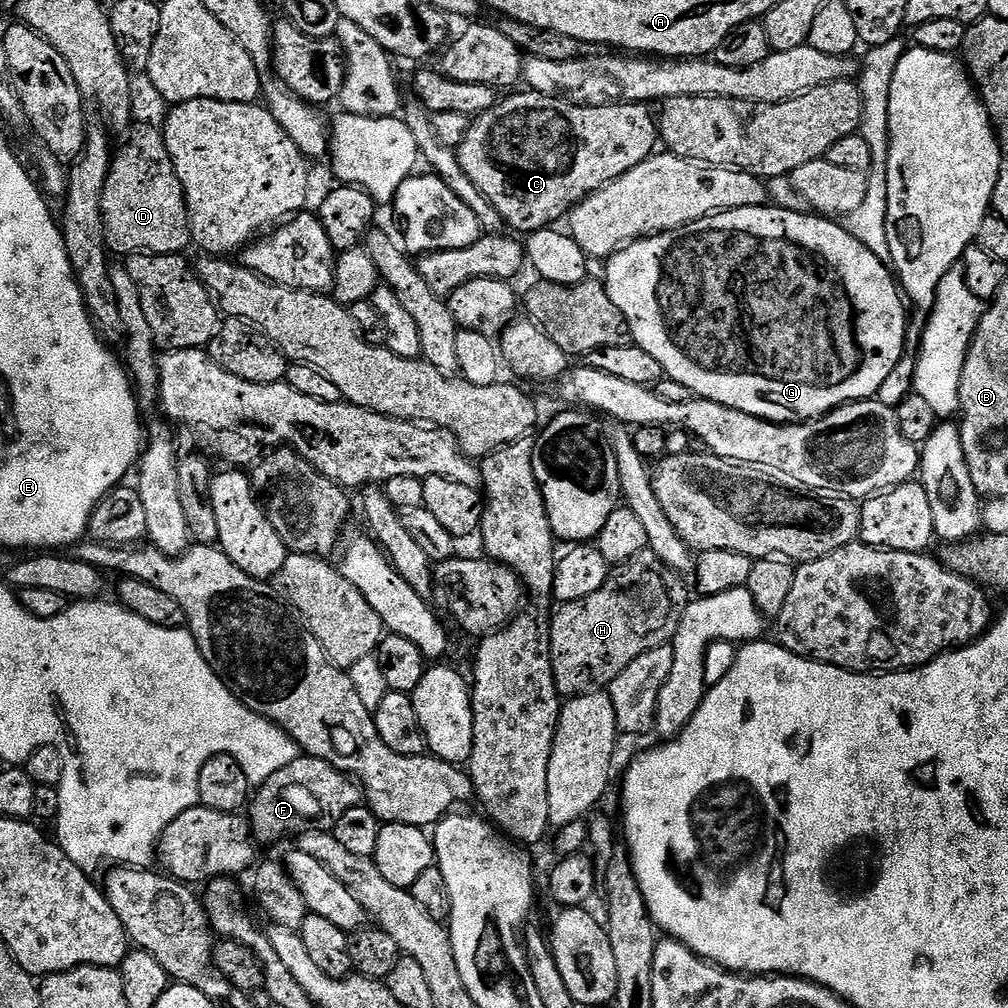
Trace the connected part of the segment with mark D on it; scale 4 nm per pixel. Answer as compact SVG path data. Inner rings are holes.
M136 126L127 133L124 145L115 149L112 165L102 190L102 222L104 242L109 253L130 256L174 256L183 253L187 244L193 243L193 221L190 219L188 198L184 194L184 184L172 165L170 150L166 150L164 133L159 128Z

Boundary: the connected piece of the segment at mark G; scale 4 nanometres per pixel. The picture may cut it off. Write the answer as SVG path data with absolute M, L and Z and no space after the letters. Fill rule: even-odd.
M775 206L730 208L717 212L714 216L708 216L705 220L688 224L684 228L677 228L675 232L659 232L657 236L647 236L645 240L635 240L627 248L621 248L615 255L607 257L602 283L604 289L610 294L610 302L614 302L614 306L618 306L618 310L623 314L627 331L632 331L633 338L631 337L631 339L634 341L635 347L646 350L646 354L650 354L650 358L654 358L654 362L658 362L664 367L664 375L667 379L686 386L687 390L692 392L693 397L709 400L710 402L718 402L730 410L738 410L742 414L748 414L759 420L768 420L772 424L804 424L807 420L816 420L820 416L825 416L827 412L832 412L835 408L841 408L843 404L853 404L856 400L873 399L878 386L882 386L882 382L886 382L886 377L890 375L890 370L894 370L894 366L898 366L900 357L905 355L906 352L904 340L906 341L909 322L906 312L904 316L906 300L898 287L897 277L890 271L889 265L885 261L880 260L872 250L868 250L862 242L858 242L857 238L852 237L844 229L843 223L837 222L832 218L825 218L819 214L809 214L807 211L792 212L790 209ZM828 296L840 296L840 308L838 305L832 304L832 300Z

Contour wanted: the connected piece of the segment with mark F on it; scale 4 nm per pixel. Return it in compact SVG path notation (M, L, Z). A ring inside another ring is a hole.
M300 754L290 766L282 766L278 774L270 774L267 782L255 789L250 800L252 835L264 845L276 844L287 836L299 838L304 832L332 832L348 808L361 804L362 788L355 779L322 758Z

